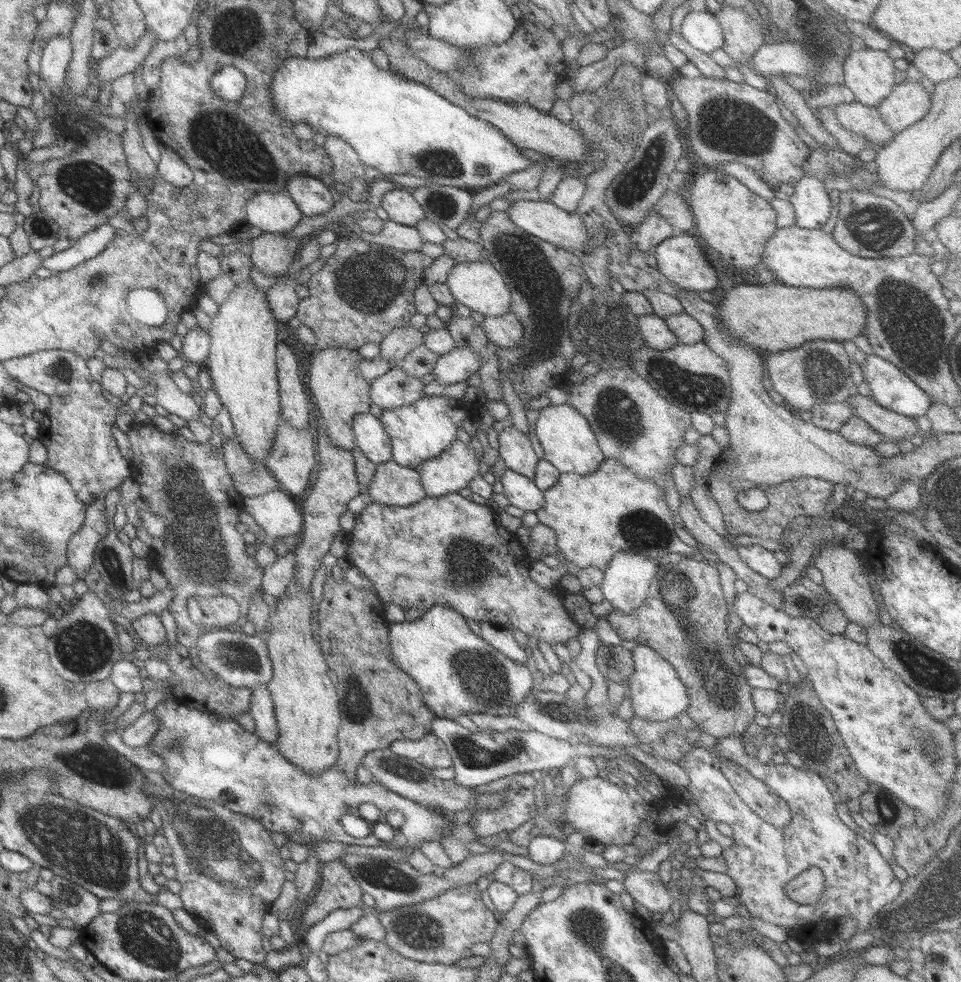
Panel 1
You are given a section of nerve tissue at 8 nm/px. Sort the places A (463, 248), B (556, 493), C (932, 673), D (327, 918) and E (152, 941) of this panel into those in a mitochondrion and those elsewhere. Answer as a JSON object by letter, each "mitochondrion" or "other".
{"A":"other","B":"other","C":"mitochondrion","D":"other","E":"mitochondrion"}

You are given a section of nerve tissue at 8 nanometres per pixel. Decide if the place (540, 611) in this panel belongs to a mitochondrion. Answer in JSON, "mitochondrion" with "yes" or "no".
{"mitochondrion":"no"}

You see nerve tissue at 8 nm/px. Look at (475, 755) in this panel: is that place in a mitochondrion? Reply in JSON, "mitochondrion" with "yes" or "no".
{"mitochondrion":"yes"}

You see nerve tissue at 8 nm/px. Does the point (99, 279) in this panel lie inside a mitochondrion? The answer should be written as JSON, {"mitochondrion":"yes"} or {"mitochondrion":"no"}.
{"mitochondrion":"yes"}

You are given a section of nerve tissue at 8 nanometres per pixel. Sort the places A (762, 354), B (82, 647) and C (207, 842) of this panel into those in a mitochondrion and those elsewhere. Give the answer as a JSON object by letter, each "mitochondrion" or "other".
{"A":"other","B":"mitochondrion","C":"mitochondrion"}

